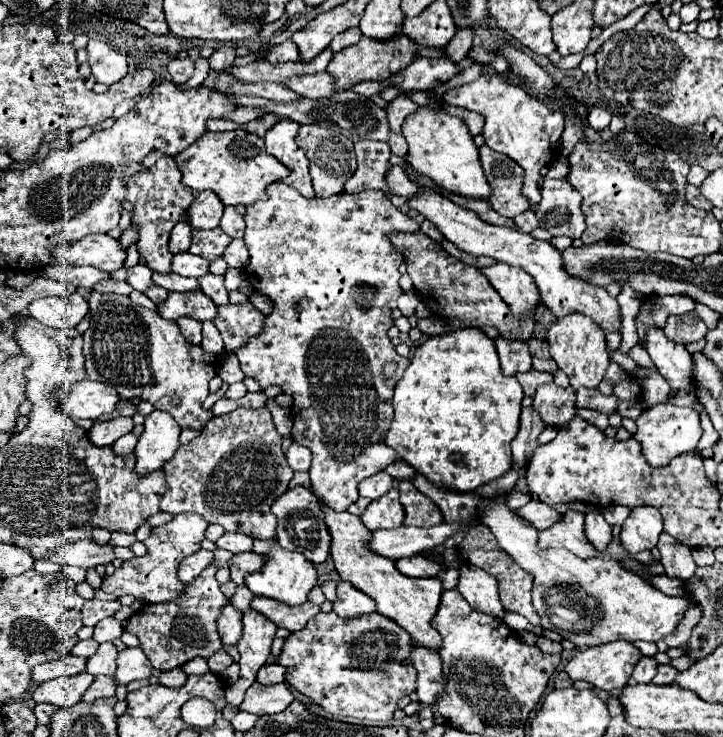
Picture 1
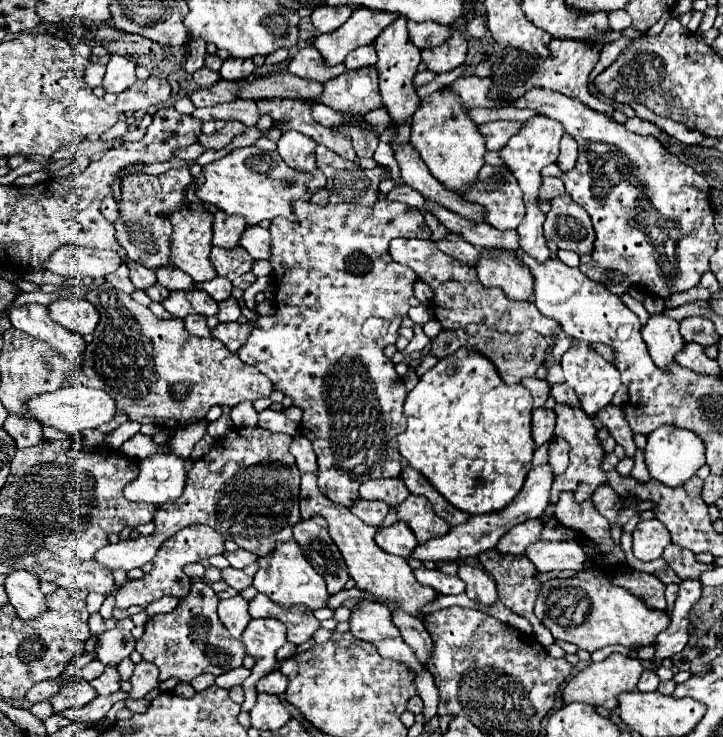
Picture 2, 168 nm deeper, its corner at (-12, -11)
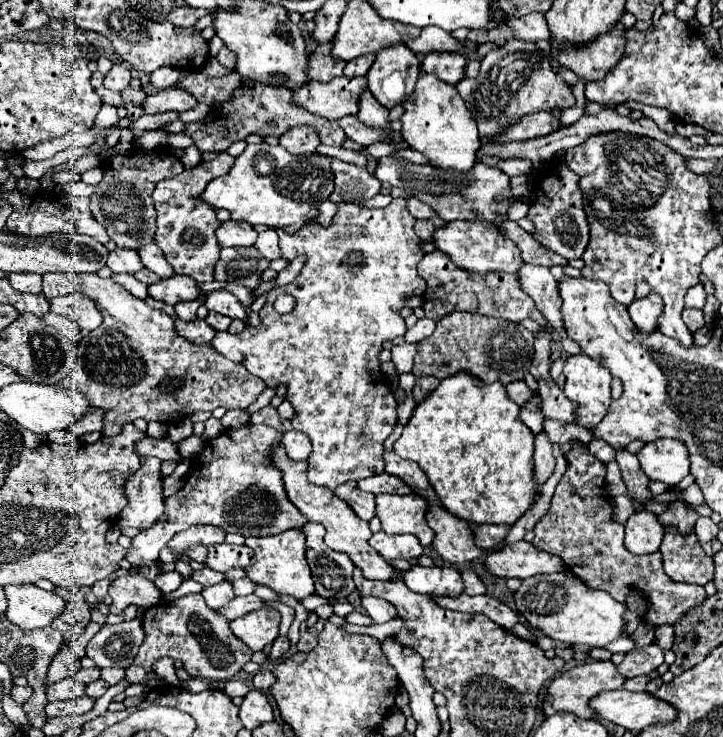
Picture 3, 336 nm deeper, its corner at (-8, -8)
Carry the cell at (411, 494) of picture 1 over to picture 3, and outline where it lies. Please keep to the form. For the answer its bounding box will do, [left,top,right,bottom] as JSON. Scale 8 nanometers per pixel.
[376,494,434,546]

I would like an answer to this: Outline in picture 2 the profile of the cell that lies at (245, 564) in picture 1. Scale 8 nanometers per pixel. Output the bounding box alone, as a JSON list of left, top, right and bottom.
[222,567,252,593]

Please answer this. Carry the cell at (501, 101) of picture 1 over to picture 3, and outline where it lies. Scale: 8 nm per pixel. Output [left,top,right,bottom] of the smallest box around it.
[518,264,562,326]

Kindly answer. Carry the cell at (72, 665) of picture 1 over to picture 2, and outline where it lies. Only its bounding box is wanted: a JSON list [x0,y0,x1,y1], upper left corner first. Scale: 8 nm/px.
[26,681,64,703]

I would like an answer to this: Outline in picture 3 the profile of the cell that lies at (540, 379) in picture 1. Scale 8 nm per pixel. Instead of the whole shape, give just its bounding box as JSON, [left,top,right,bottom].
[506,380,534,406]

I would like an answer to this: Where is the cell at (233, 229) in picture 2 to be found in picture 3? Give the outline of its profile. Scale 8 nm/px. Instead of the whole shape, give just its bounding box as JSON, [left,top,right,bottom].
[216,220,256,246]

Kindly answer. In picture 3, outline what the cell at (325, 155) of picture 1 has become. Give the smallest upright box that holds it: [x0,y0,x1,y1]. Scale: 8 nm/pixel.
[326,156,380,204]

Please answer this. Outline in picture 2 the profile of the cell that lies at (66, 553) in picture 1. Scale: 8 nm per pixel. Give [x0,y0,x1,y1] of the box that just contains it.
[96,427,302,571]

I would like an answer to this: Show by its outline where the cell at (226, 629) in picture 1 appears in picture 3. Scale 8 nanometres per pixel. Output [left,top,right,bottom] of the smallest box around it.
[202,582,236,610]

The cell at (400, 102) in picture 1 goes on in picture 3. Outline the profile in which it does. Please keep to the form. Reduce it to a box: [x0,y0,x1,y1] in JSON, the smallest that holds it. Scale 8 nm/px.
[368,44,420,108]

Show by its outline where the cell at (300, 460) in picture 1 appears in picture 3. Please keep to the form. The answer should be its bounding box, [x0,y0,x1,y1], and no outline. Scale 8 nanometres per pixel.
[282,430,312,460]

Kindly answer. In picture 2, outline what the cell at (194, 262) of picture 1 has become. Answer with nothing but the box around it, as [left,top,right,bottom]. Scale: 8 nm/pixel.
[198,277,232,303]

